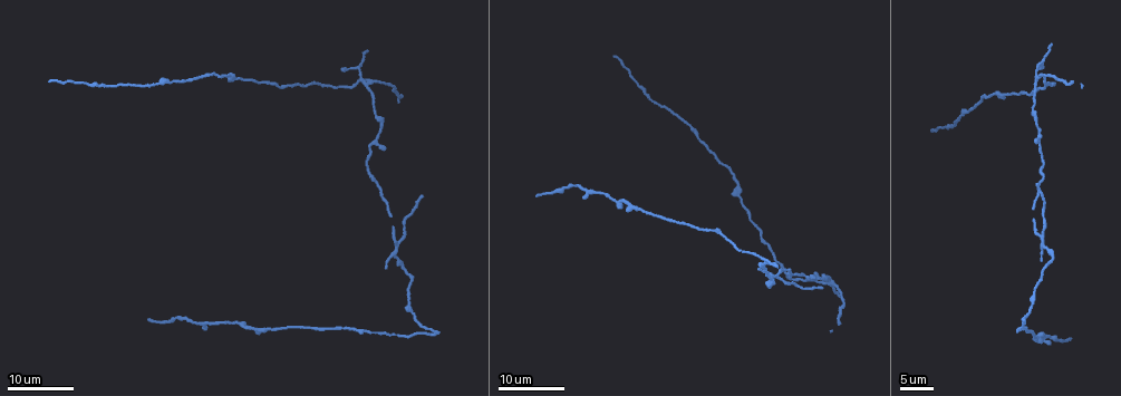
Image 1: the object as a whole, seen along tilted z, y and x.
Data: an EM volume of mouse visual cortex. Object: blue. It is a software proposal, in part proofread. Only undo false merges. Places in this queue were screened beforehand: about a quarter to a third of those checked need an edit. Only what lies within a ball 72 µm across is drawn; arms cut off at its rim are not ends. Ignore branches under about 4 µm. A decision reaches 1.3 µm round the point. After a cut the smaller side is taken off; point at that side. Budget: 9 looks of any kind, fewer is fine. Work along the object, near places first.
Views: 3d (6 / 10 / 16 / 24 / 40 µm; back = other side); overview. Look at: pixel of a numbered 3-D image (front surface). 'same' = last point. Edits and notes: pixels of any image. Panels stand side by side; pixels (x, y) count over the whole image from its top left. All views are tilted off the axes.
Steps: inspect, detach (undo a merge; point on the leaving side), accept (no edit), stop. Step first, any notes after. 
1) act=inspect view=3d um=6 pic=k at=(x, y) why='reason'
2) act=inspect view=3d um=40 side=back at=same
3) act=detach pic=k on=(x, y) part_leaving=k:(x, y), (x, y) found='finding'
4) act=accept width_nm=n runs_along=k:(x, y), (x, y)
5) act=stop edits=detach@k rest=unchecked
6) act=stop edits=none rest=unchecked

act=inspect view=3d um=24 pic=1 at=(236, 321)

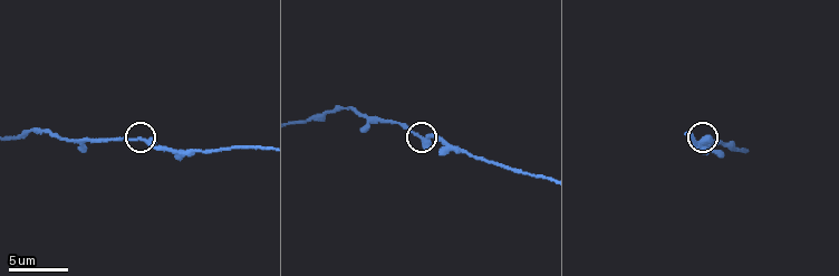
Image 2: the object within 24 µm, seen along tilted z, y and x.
act=inspect view=3d um=6 pic=2 at=(420, 136)

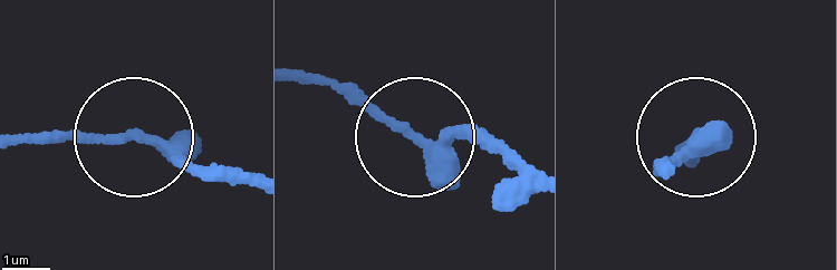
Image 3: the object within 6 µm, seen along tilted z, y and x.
act=accept width_nm=250 runs_along=3:(251, 177), (170, 161), (119, 134), (19, 133) found='all the same neuron'

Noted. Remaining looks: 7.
act=inspect view=3d um=16 pic=1 at=(1044, 234) why='three-way junction'

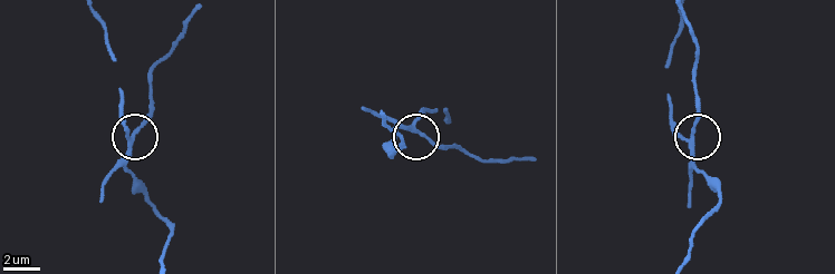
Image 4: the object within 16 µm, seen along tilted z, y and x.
act=inspect view=3d um=6 pic=4 at=(131, 139) why='zoom in'

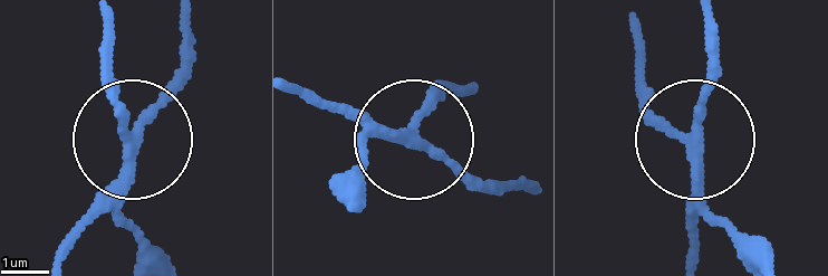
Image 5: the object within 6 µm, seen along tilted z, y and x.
act=detach pic=5 on=(73, 229) part_leaving=5:(122, 169), (133, 125), (174, 67), (181, 19) found='a second neuron is stuck on'

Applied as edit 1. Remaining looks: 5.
act=inspect view=overview

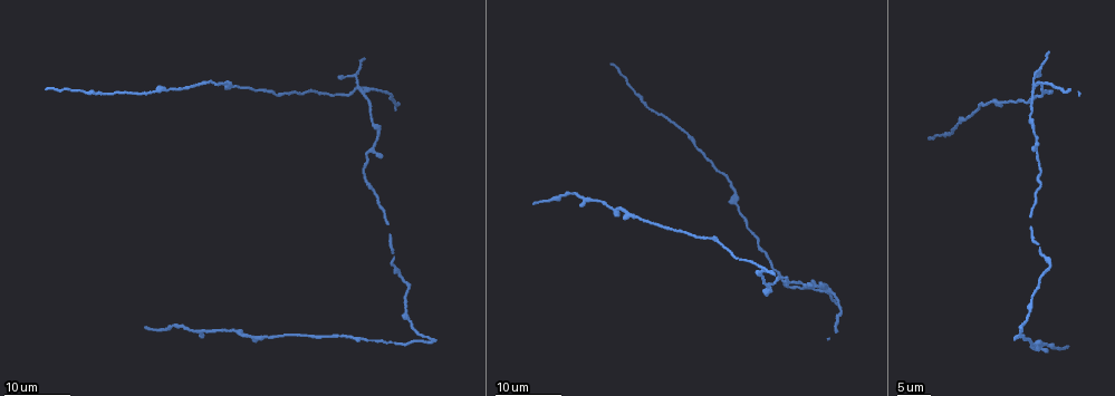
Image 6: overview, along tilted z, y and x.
act=inspect view=3d um=24 pic=6 at=(1036, 87) why='four-way junction'

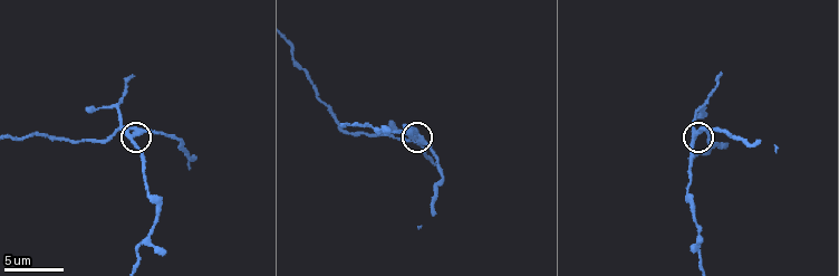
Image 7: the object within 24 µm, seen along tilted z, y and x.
act=inspect view=3d um=10 pic=7 at=(693, 134)

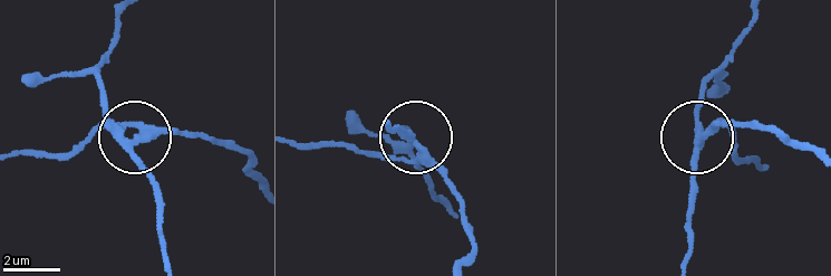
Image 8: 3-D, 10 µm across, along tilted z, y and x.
act=detach pic=8 on=(396, 159) width_nm=270 found='a second neuron is stuck on'

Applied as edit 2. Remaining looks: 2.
act=inspect view=3d um=24 pic=6 at=(1033, 300) why='thick turns thin'

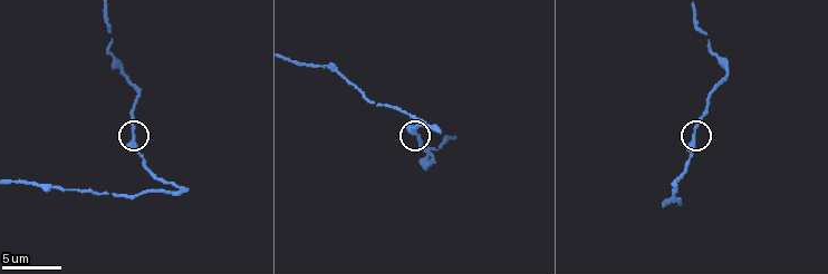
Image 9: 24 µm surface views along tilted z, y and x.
act=inspect view=3d um=6 pic=9 at=(418, 135)

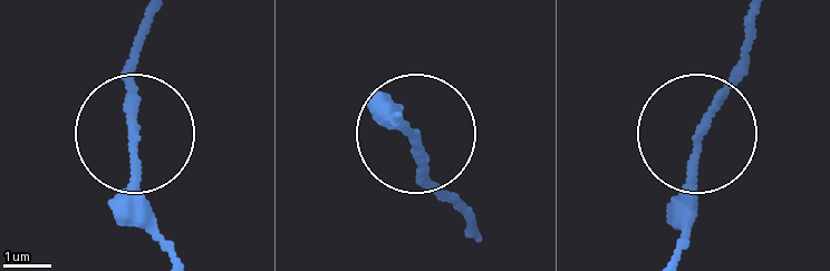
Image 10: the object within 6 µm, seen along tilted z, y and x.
act=accept runs_along=10:(150, 12), (129, 70), (133, 206), (162, 249) found='all the same neuron'

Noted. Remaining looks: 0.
act=stop edits=detach@5,detach@8 rest=unchecked

